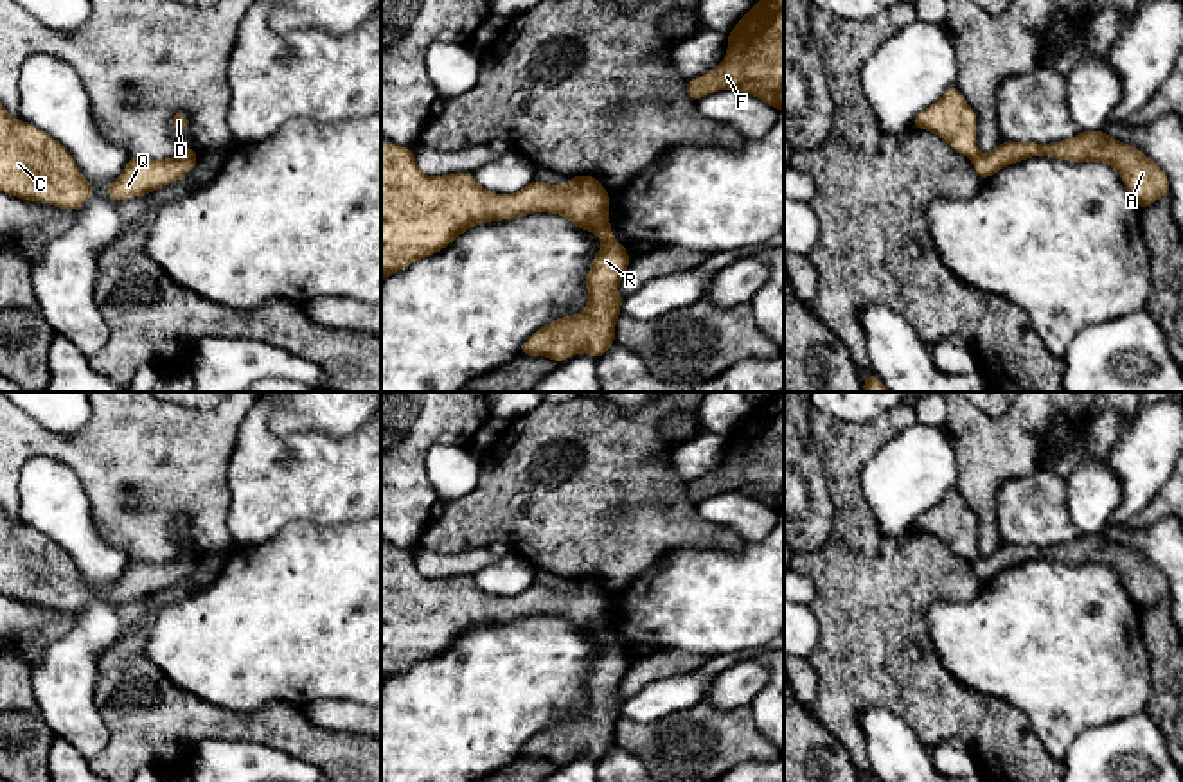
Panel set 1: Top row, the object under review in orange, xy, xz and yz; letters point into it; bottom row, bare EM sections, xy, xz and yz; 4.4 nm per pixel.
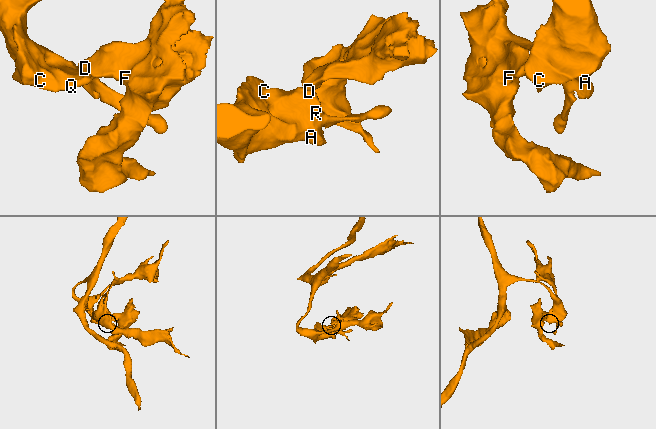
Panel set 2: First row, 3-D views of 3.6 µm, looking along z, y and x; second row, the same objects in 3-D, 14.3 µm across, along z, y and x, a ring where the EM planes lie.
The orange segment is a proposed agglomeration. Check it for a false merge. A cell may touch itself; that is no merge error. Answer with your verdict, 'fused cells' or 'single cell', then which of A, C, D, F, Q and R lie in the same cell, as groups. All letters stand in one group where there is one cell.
fused cells; A C Q R / D F

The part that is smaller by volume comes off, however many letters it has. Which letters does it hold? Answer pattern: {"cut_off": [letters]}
{"cut_off": ["D", "F"]}

